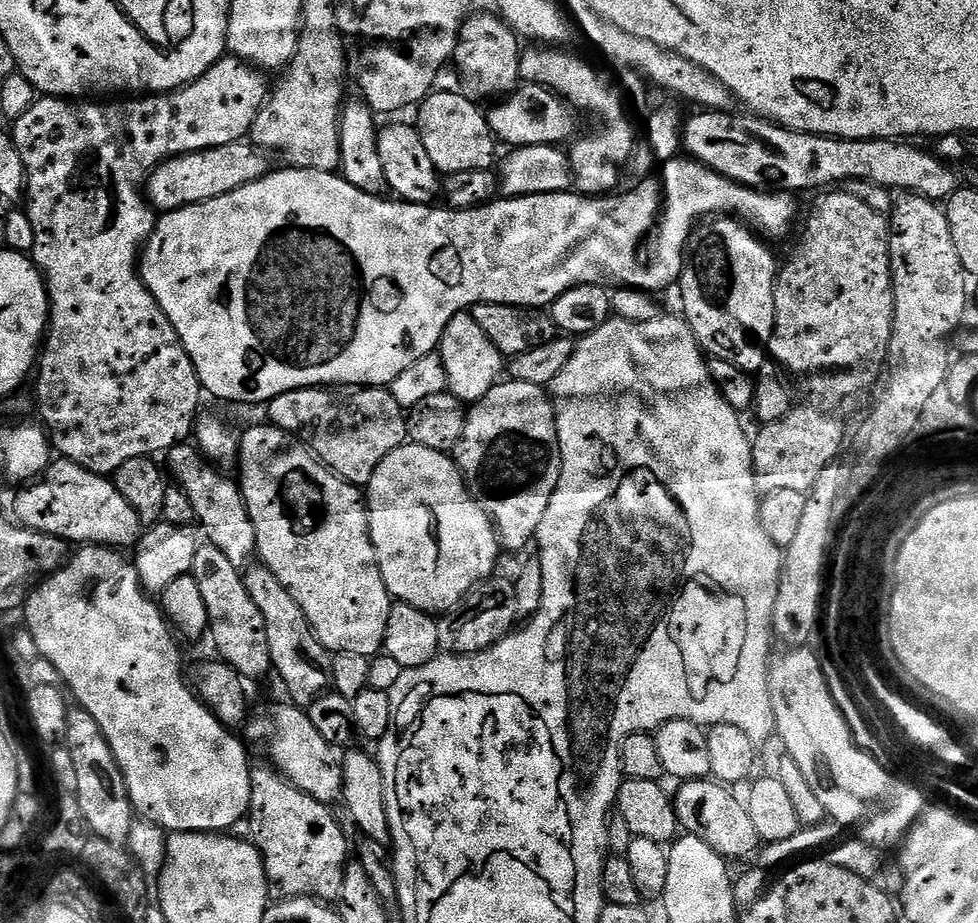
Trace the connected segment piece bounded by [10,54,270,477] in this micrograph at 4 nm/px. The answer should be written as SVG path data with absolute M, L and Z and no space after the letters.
M225 55L202 78L198 78L185 88L175 88L172 92L163 94L144 94L139 98L124 98L121 104L88 104L92 102L77 102L72 98L41 95L26 111L15 117L10 135L16 142L16 149L22 158L22 166L26 173L26 211L30 218L30 226L34 226L34 246L30 259L46 277L48 286L48 303L50 315L46 339L42 344L42 355L38 360L36 380L36 404L40 407L43 427L48 433L49 441L63 459L74 462L86 470L99 476L111 477L122 466L122 462L130 462L130 458L152 458L160 452L167 453L169 448L175 448L182 438L193 435L196 417L201 411L200 396L202 389L200 379L196 373L194 362L190 354L182 346L174 326L168 315L160 309L154 294L148 292L144 279L140 277L138 261L142 249L152 232L156 229L157 213L148 203L141 185L148 179L148 173L153 172L163 160L170 156L185 156L191 152L201 152L207 148L217 148L227 144L243 141L252 131L252 124L256 120L260 108L270 95L270 80L263 71L255 66L249 66L235 56Z

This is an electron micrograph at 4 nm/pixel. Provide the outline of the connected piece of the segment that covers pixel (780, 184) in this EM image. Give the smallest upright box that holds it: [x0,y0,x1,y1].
[682,110,958,202]

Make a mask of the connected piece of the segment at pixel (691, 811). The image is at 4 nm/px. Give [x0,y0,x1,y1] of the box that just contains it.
[674,778,758,862]

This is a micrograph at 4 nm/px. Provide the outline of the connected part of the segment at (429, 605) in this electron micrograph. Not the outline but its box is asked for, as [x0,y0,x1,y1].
[366,442,502,614]

